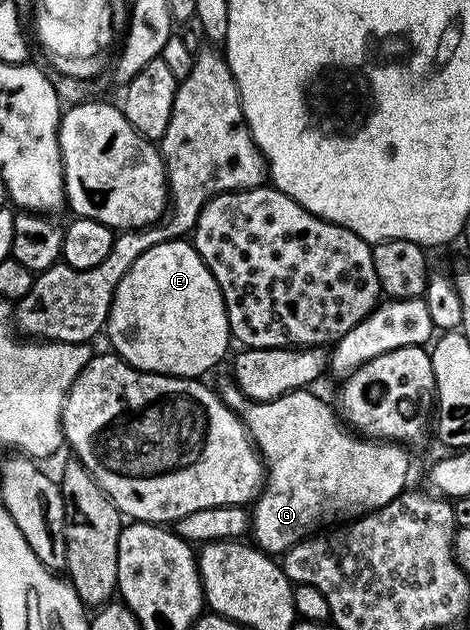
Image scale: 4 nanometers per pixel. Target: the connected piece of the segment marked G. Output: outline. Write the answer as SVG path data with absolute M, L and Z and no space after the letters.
M226 381L226 384L220 387L222 401L230 407L231 411L235 411L242 418L242 424L250 432L250 438L254 440L254 445L258 448L259 455L262 456L264 486L258 498L253 500L252 503L252 536L254 535L255 540L253 539L253 542L258 550L265 551L271 557L281 556L288 548L295 547L299 541L306 538L307 535L315 534L319 529L333 528L343 521L358 519L361 515L367 515L384 505L388 505L388 501L392 501L400 492L407 490L408 487L406 474L410 471L410 459L406 456L407 448L405 446L389 441L375 441L355 433L349 426L344 425L339 412L335 408L333 411L320 396L313 395L312 392L313 390L310 389L289 391L288 394L282 395L278 399L273 399L267 403L258 403L256 400L247 397L233 381Z

